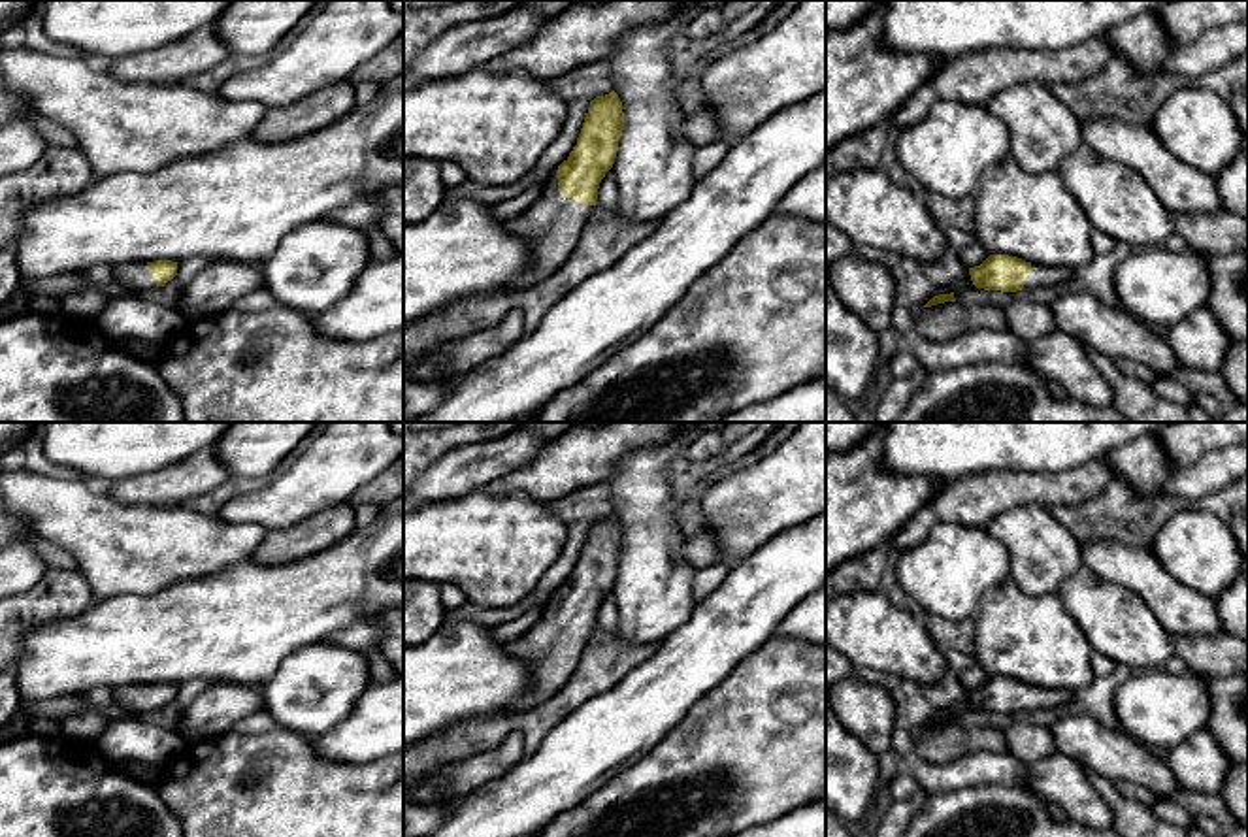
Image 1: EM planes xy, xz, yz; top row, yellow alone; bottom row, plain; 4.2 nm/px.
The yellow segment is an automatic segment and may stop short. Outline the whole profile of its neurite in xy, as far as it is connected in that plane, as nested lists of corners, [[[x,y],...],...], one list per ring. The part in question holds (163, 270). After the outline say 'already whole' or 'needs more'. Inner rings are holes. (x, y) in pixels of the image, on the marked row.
[[[126,262],[115,266],[113,281],[126,292],[145,294],[156,287],[164,287],[177,275],[177,262]]] | needs more

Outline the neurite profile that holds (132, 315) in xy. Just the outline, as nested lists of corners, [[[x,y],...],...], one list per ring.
[[[126,292],[119,298],[109,298],[98,317],[100,330],[111,339],[136,339],[166,345],[187,319],[145,294]]]

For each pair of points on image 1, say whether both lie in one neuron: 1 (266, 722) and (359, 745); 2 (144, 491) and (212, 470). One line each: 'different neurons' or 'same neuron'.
1: different neurons
2: same neuron

